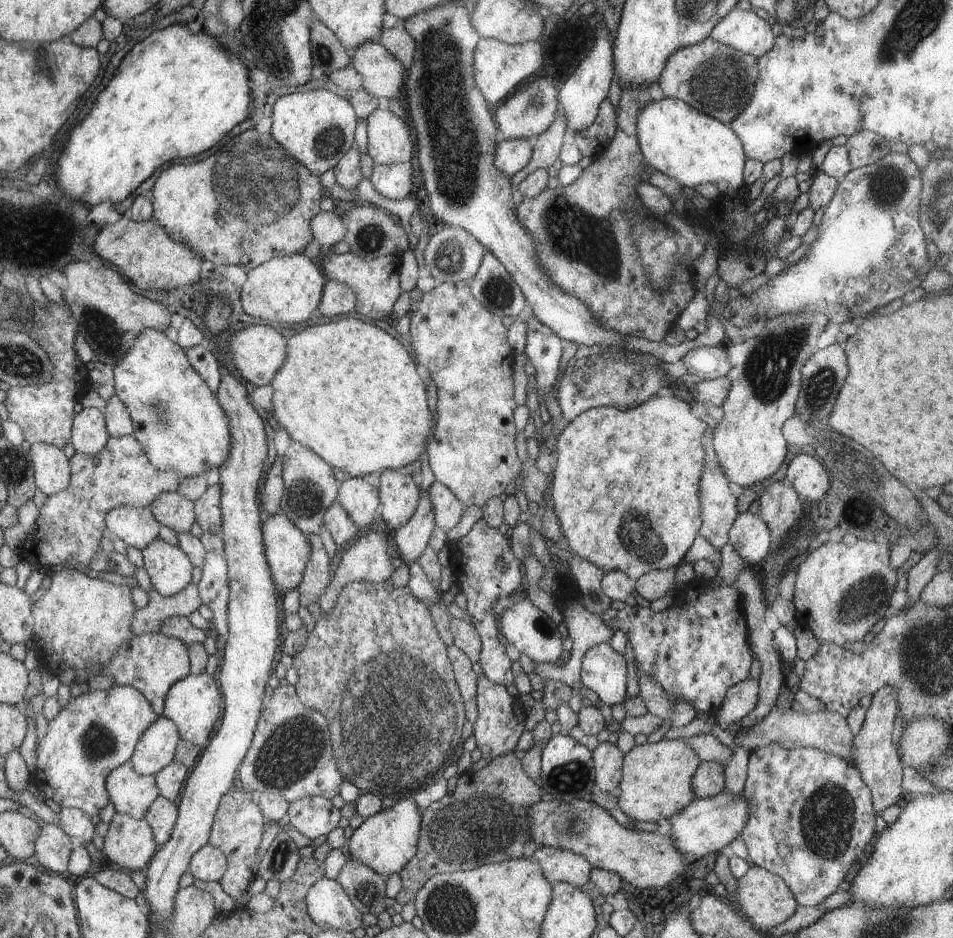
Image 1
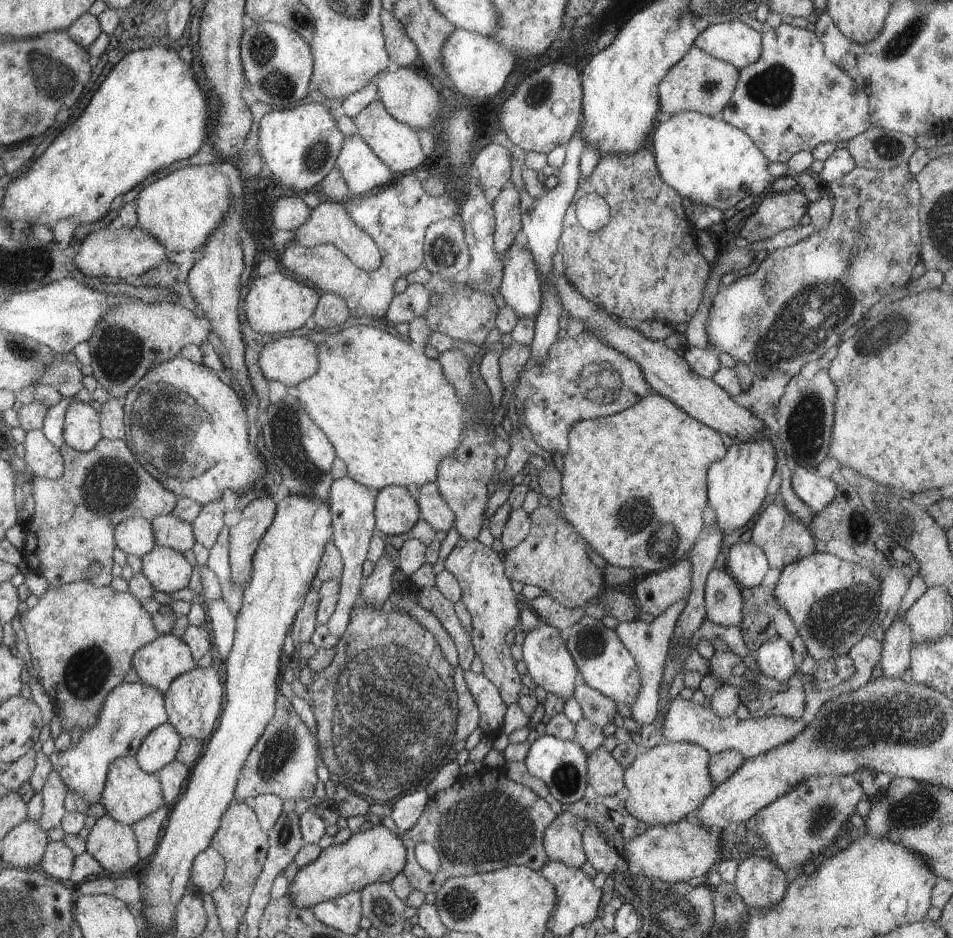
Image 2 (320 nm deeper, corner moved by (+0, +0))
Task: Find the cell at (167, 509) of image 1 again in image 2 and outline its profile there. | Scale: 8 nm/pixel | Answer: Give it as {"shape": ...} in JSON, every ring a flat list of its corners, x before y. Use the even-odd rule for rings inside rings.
{"shape":[[172,514,156,516,151,521,154,526,156,545,186,552,197,542,194,526,190,521,180,520]]}

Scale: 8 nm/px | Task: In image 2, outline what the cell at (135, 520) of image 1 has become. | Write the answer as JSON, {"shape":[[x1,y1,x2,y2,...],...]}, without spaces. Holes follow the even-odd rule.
{"shape":[[144,517,122,520,116,526,115,538,122,552,140,558,157,546,154,526]]}

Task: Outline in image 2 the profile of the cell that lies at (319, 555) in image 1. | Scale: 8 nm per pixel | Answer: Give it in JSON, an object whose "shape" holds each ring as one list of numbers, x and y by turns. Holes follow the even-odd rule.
{"shape":[[312,588,311,592,308,592,306,603,295,617,294,627,292,628,292,641,296,644,296,648,300,644,310,642,318,624,319,604,321,600,321,594,317,590,314,590,314,588]]}

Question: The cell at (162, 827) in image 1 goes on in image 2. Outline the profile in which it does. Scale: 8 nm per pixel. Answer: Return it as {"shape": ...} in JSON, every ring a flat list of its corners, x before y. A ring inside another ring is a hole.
{"shape":[[164,807,158,808,152,815,141,819,139,823,131,826,136,839,138,840,138,855,140,859,148,858,150,854,156,852,156,844,160,840,162,828,168,818,168,810]]}

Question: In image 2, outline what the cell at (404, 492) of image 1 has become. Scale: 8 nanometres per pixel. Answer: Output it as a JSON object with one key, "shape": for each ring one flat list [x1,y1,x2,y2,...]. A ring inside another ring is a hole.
{"shape":[[391,485,375,493,375,529,383,537,406,534,421,520,417,501,406,487]]}

